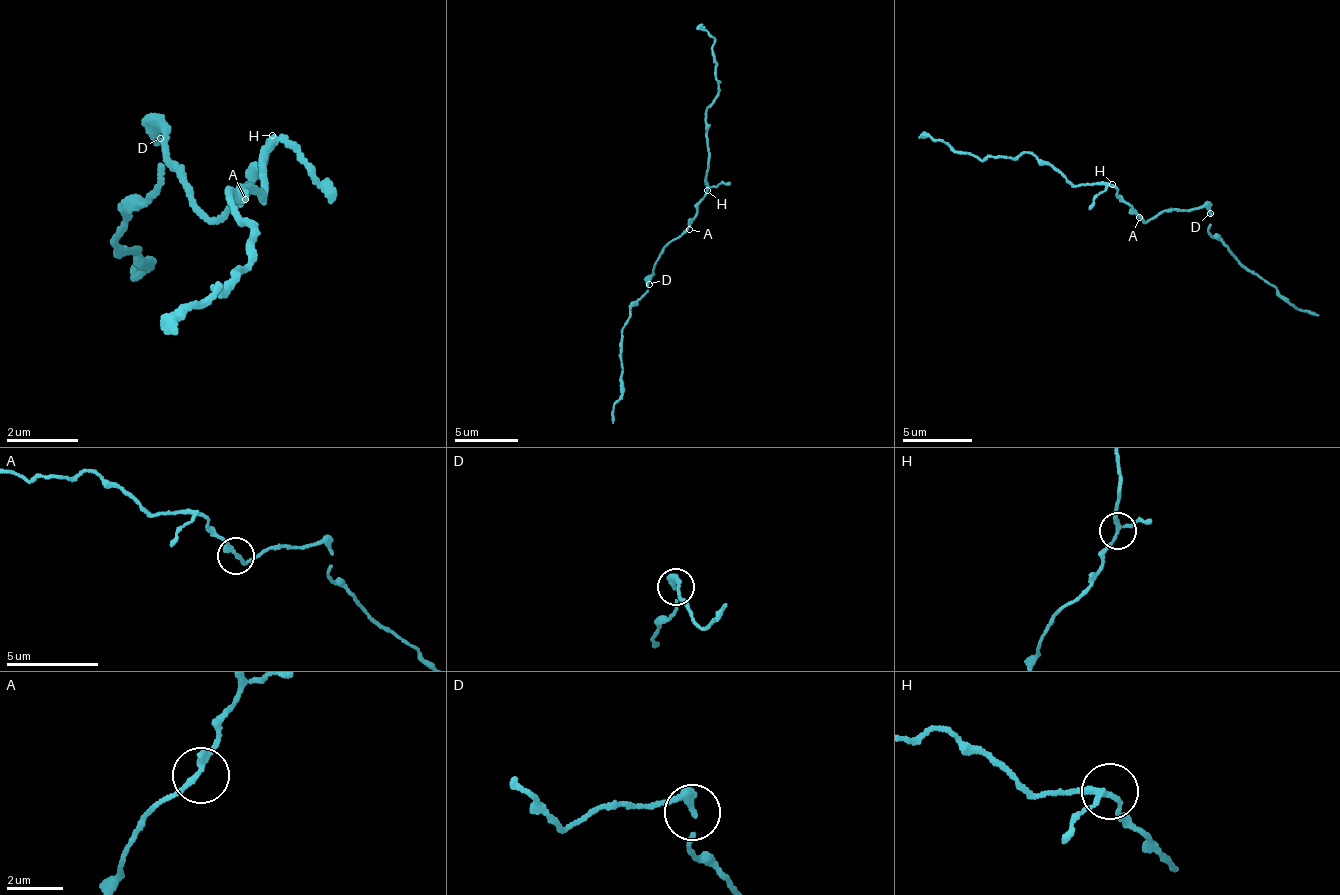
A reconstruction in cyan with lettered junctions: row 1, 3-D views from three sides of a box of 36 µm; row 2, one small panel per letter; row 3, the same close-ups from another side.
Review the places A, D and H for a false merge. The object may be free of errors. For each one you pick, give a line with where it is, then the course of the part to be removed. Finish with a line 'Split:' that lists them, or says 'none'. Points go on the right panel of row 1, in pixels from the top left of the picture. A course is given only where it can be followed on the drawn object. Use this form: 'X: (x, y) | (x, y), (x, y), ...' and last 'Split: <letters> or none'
Split: none

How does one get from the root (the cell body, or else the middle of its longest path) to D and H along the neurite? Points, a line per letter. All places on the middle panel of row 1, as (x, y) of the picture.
D: (686, 229), (663, 249), (663, 254), (653, 266), (649, 285)
H: (686, 229), (707, 190)

